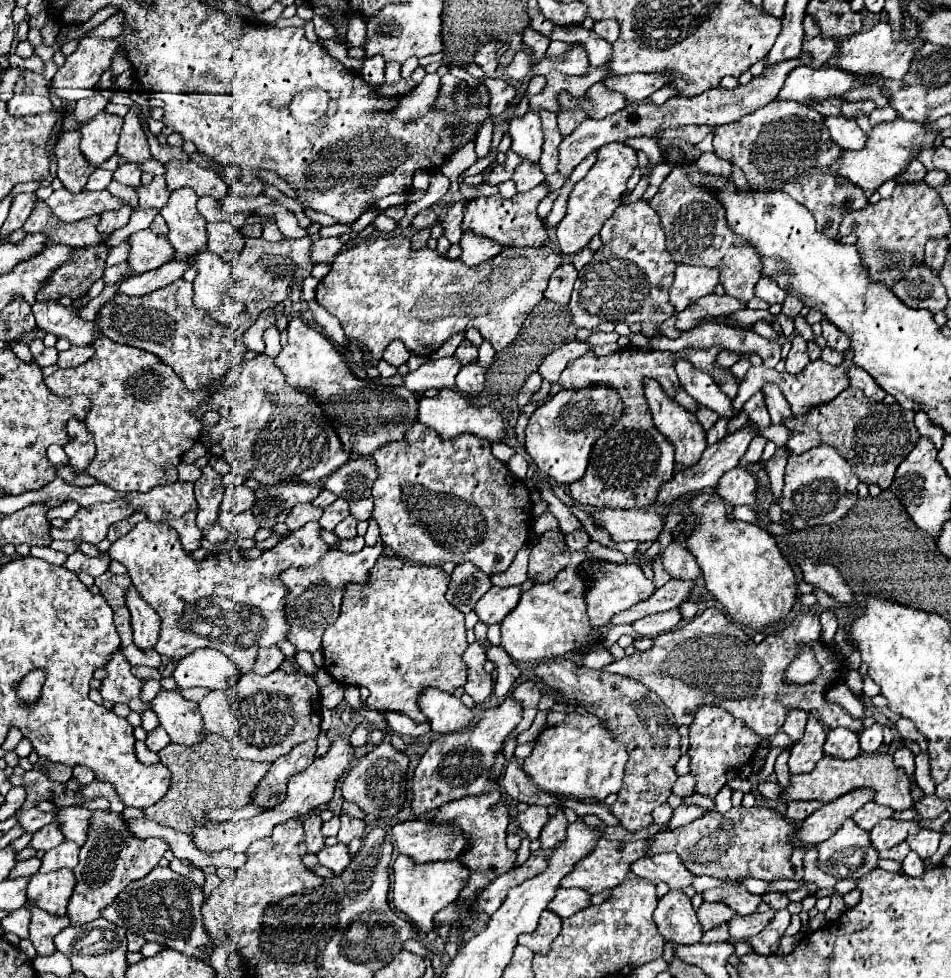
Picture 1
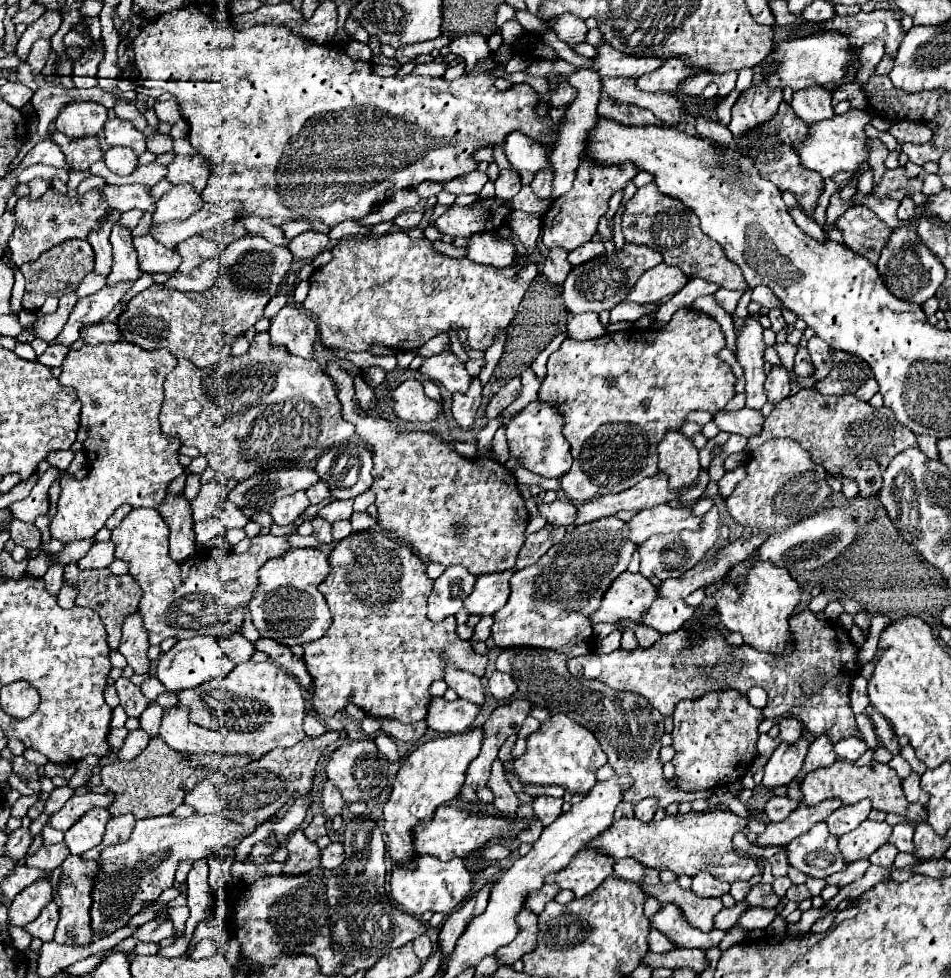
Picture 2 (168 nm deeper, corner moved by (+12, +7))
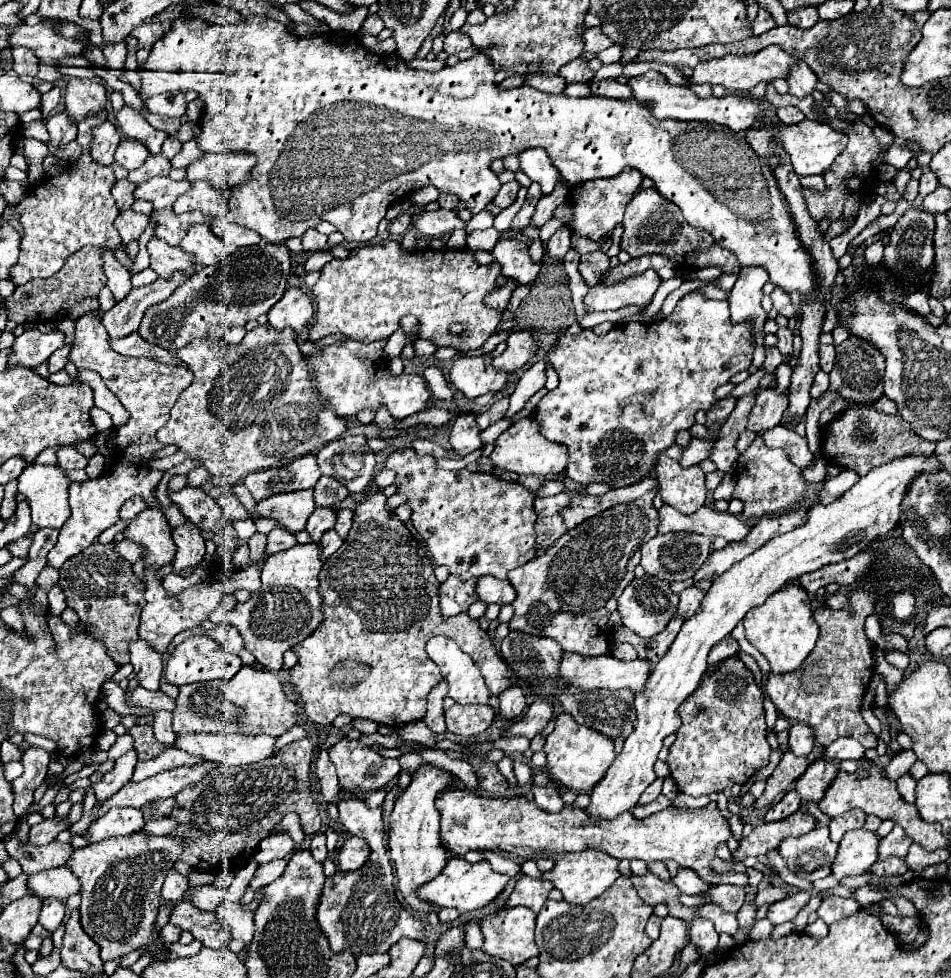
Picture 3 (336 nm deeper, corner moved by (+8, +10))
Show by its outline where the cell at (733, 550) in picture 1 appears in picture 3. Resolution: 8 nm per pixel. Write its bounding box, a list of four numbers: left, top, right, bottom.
[743,584,819,674]

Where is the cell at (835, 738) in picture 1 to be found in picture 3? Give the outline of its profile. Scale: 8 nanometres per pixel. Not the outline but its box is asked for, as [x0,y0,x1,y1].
[795,760,837,812]

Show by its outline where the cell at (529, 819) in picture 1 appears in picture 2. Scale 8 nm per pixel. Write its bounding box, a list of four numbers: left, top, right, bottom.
[487,759,521,817]

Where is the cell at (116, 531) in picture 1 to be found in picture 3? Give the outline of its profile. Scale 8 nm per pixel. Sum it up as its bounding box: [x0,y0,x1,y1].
[121,498,147,520]

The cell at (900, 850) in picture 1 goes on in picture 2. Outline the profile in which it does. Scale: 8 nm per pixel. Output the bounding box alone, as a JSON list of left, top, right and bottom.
[869,843,897,867]

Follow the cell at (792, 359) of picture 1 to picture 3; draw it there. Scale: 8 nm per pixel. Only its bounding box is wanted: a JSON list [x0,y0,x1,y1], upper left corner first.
[747,390,787,434]

